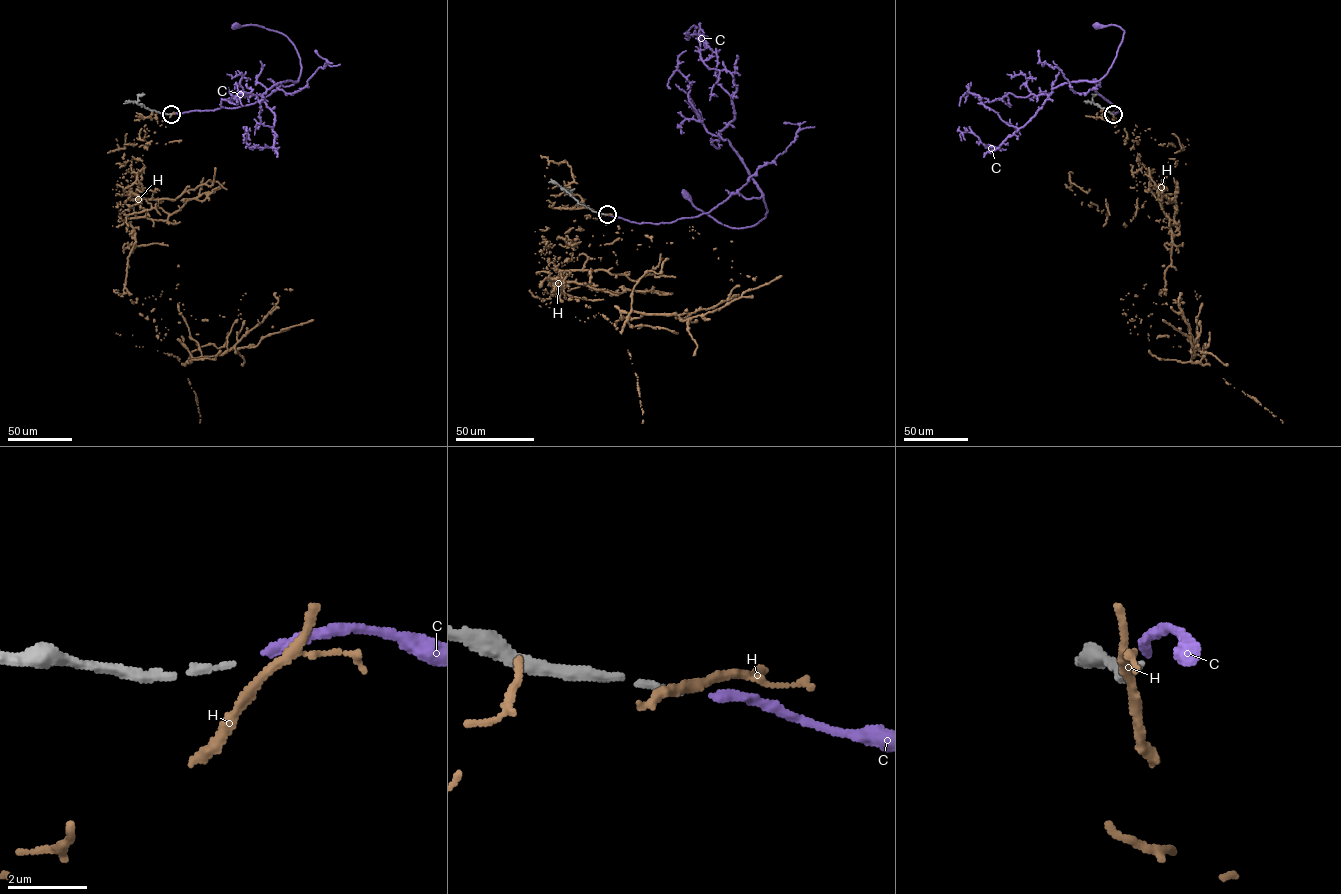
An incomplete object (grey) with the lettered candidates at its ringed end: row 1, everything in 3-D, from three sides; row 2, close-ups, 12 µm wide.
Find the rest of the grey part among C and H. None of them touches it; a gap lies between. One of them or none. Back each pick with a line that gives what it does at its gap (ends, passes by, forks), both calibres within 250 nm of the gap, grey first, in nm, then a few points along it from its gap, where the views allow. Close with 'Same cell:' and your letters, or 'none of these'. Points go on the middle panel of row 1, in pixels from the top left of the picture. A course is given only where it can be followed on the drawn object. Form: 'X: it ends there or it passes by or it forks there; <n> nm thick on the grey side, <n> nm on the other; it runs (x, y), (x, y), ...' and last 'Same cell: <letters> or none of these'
C: it ends there; 140 nm thick on the grey side, 240 nm on the other; it runs (608, 214), (671, 223), (708, 212), (738, 193), (762, 196), (767, 212), (752, 226), (729, 227), (685, 194)
Same cell: C

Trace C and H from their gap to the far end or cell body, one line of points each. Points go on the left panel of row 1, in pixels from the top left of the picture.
C: (172, 113), (254, 104), (280, 85), (288, 86), (298, 80), (300, 59), (286, 36), (257, 25), (234, 26)
H: (171, 114), (129, 188), (168, 217), (130, 219), (124, 287), (184, 365), (276, 307), (240, 314), (246, 293)

